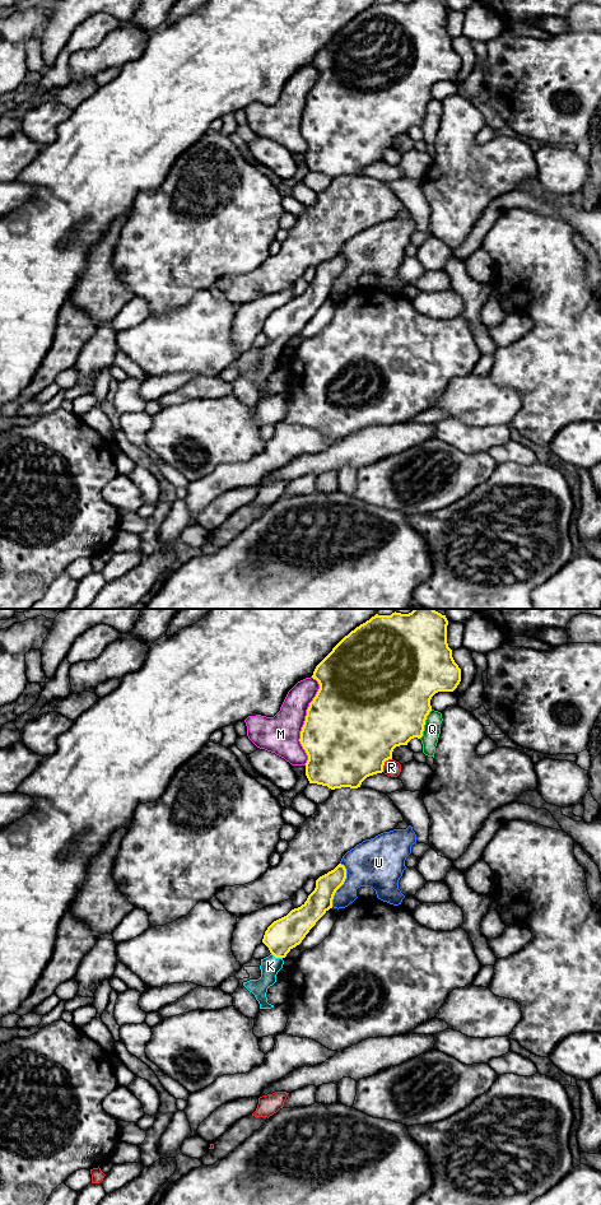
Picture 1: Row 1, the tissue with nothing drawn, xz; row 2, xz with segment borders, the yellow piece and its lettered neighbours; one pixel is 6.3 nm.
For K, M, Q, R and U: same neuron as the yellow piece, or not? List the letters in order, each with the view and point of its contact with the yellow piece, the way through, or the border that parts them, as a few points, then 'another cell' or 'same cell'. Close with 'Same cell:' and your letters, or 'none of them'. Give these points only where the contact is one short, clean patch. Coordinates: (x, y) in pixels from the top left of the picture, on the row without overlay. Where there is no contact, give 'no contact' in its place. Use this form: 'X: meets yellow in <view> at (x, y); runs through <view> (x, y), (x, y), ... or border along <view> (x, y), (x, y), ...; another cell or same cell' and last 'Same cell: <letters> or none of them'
K: meets yellow in xz at (276, 345); runs through xz (284, 322), (279, 327), (276, 345), (270, 354); same cell
M: meets yellow in xz at (304, 110); another cell
Q: meets yellow in xz at (424, 112); another cell
R: meets yellow in xz at (383, 152); another cell
U: meets yellow in xz at (343, 271); border along xz (340, 251), (345, 257), (345, 269), (336, 279), (331, 294); another cell
Same cell: K

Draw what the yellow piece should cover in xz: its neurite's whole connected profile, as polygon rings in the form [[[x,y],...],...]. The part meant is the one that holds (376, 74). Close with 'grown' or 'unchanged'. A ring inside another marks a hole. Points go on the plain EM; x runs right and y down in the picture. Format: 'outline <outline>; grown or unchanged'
outline [[[395,0],[391,4],[376,3],[345,24],[316,55],[312,66],[318,70],[320,78],[309,92],[299,127],[308,144],[306,164],[309,172],[327,175],[331,178],[341,176],[358,177],[367,166],[383,160],[385,150],[392,148],[392,140],[396,135],[407,134],[411,127],[420,127],[423,125],[427,104],[432,99],[432,85],[438,80],[453,80],[461,70],[461,57],[455,51],[452,38],[447,32],[447,14],[448,9],[446,4],[438,0],[411,0],[409,3]]]; unchanged

